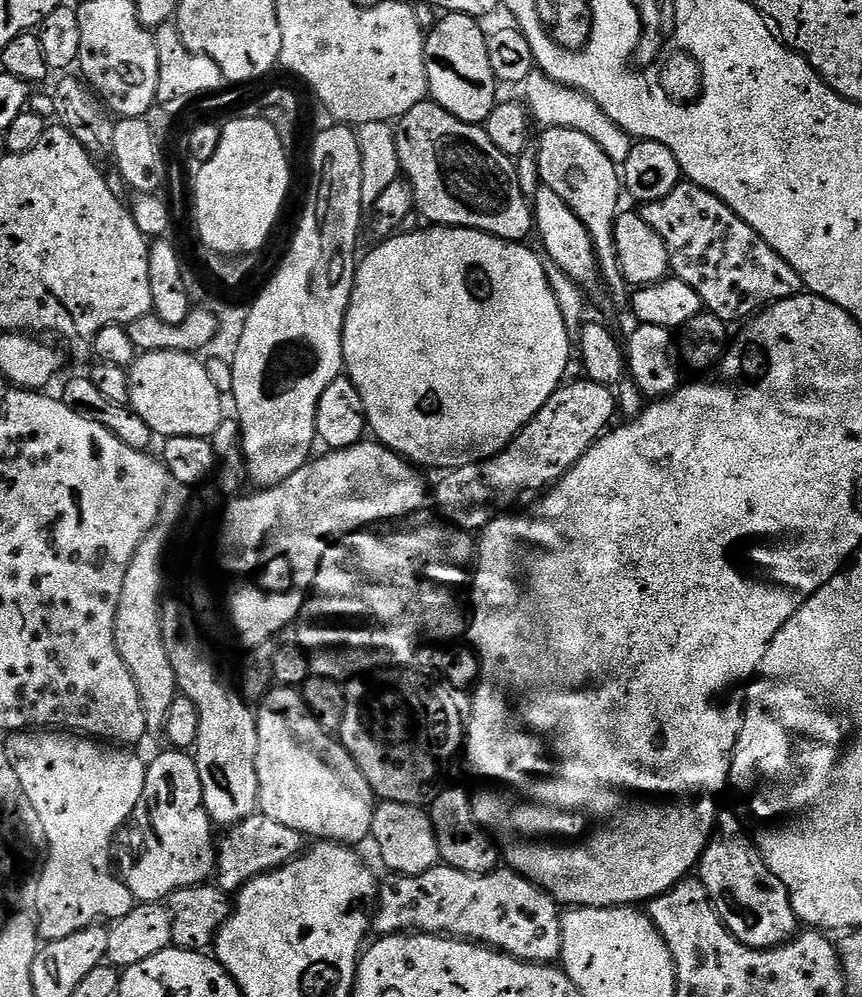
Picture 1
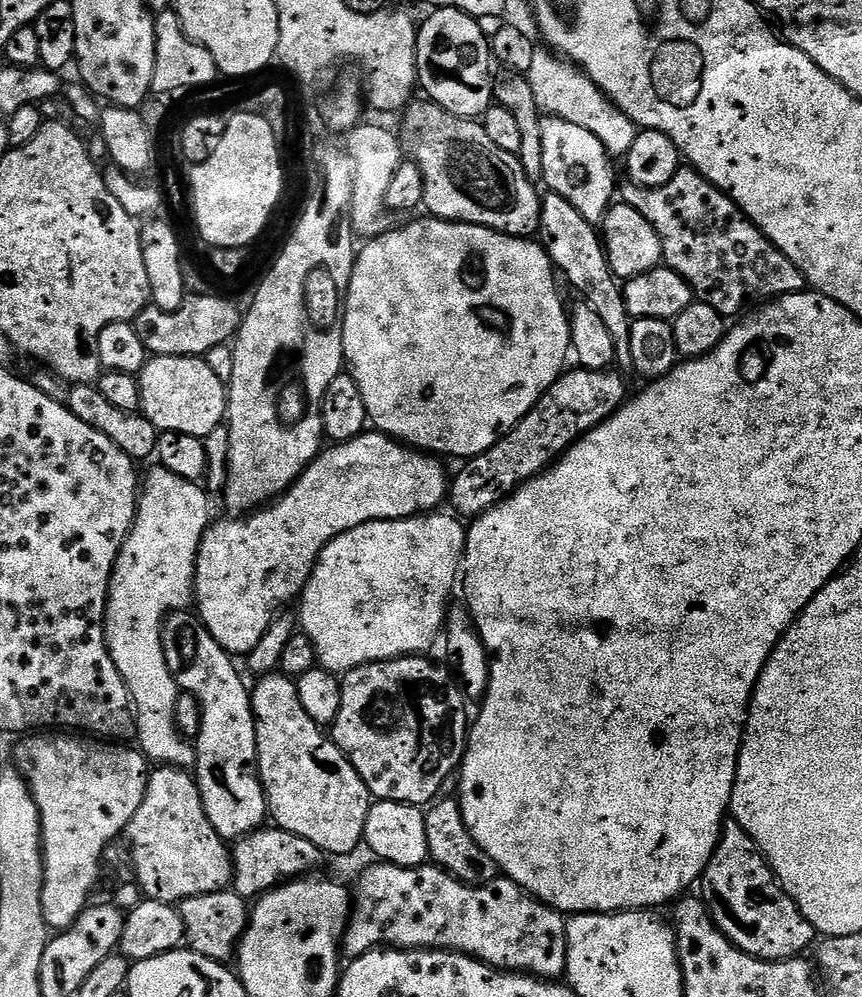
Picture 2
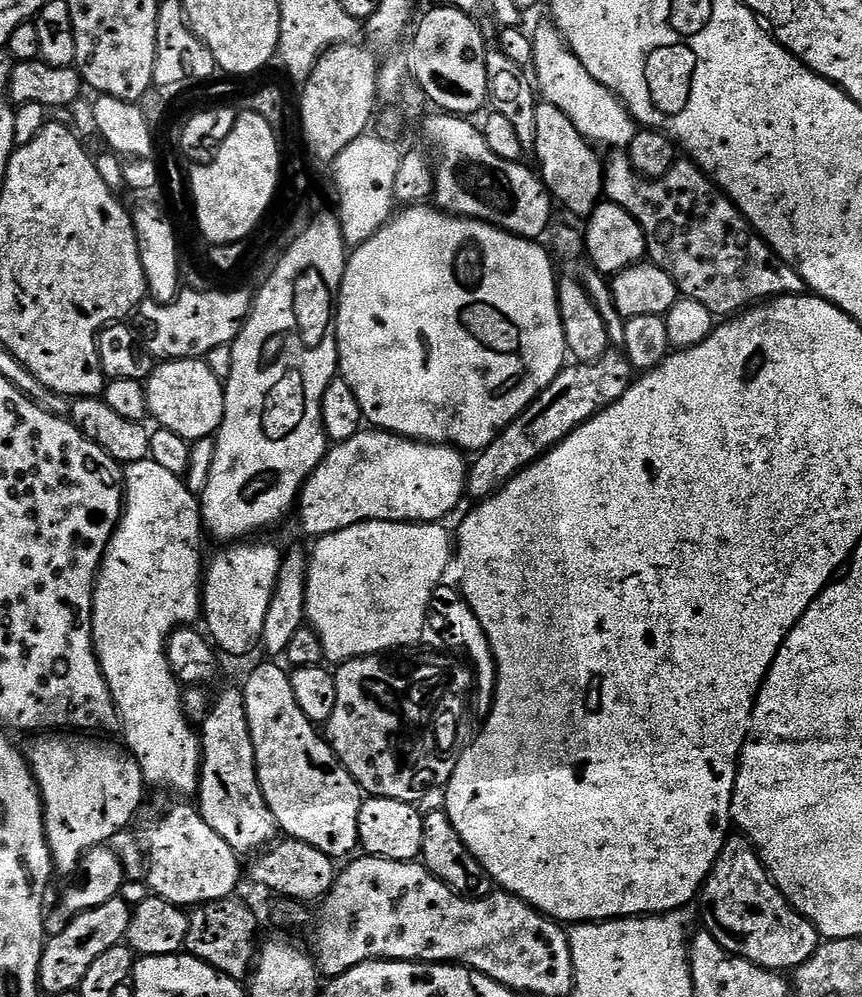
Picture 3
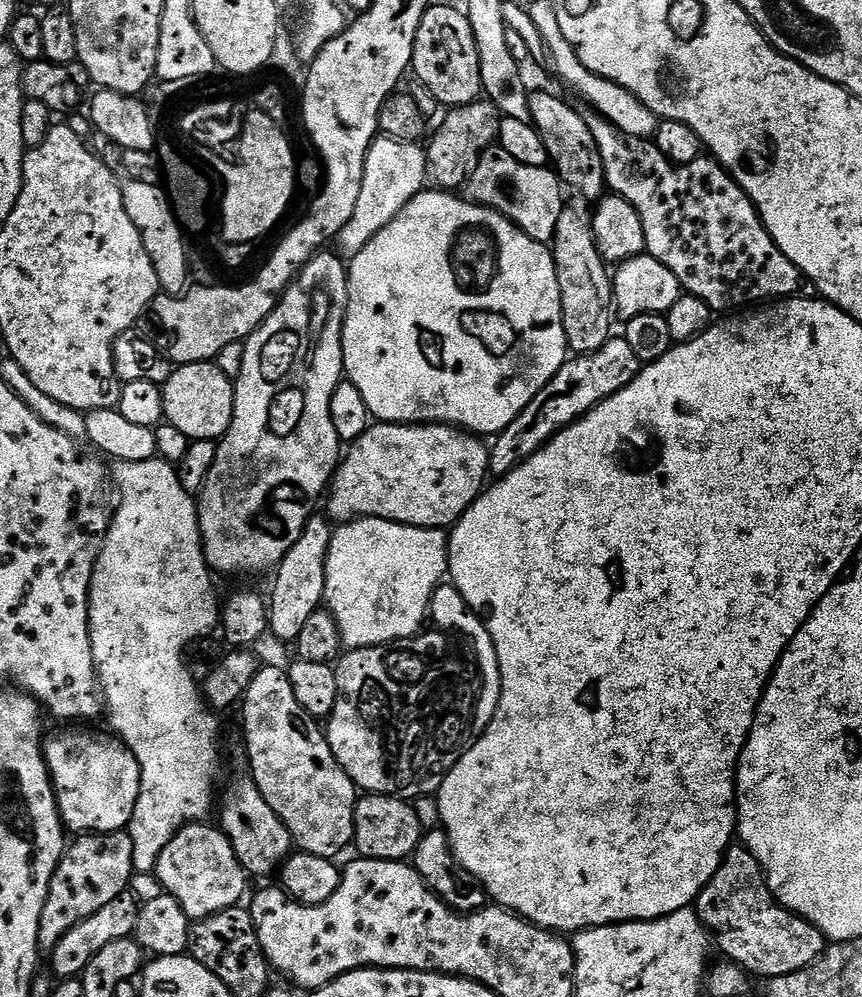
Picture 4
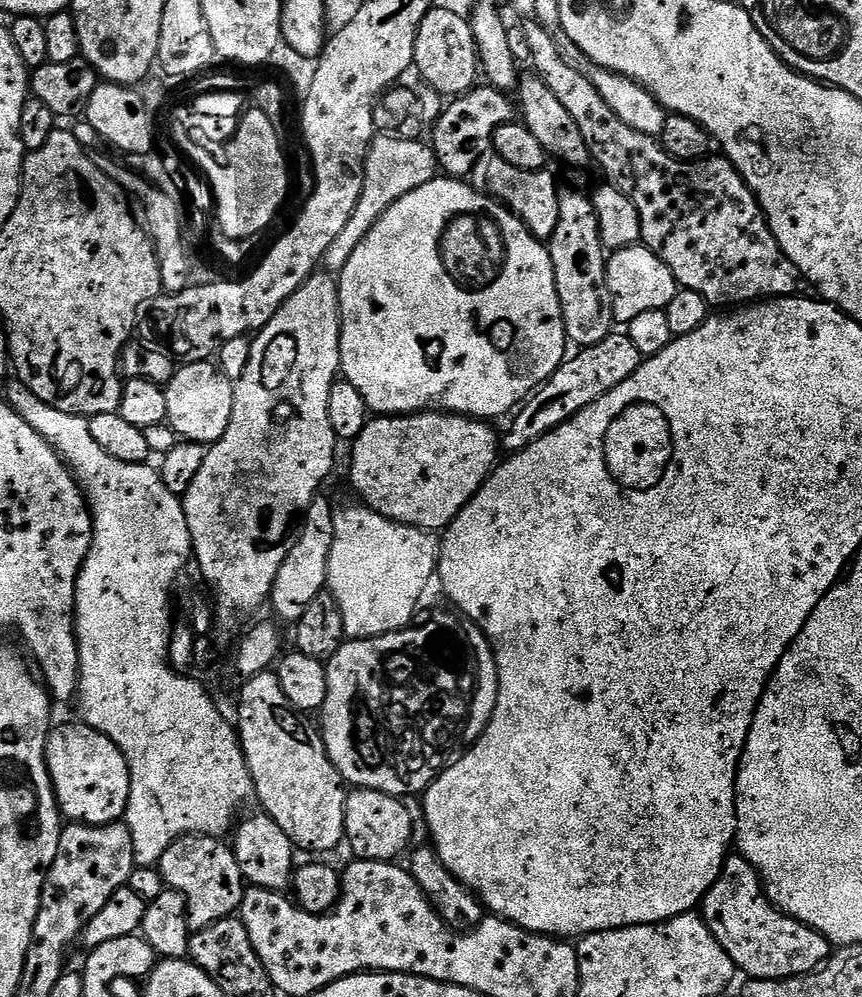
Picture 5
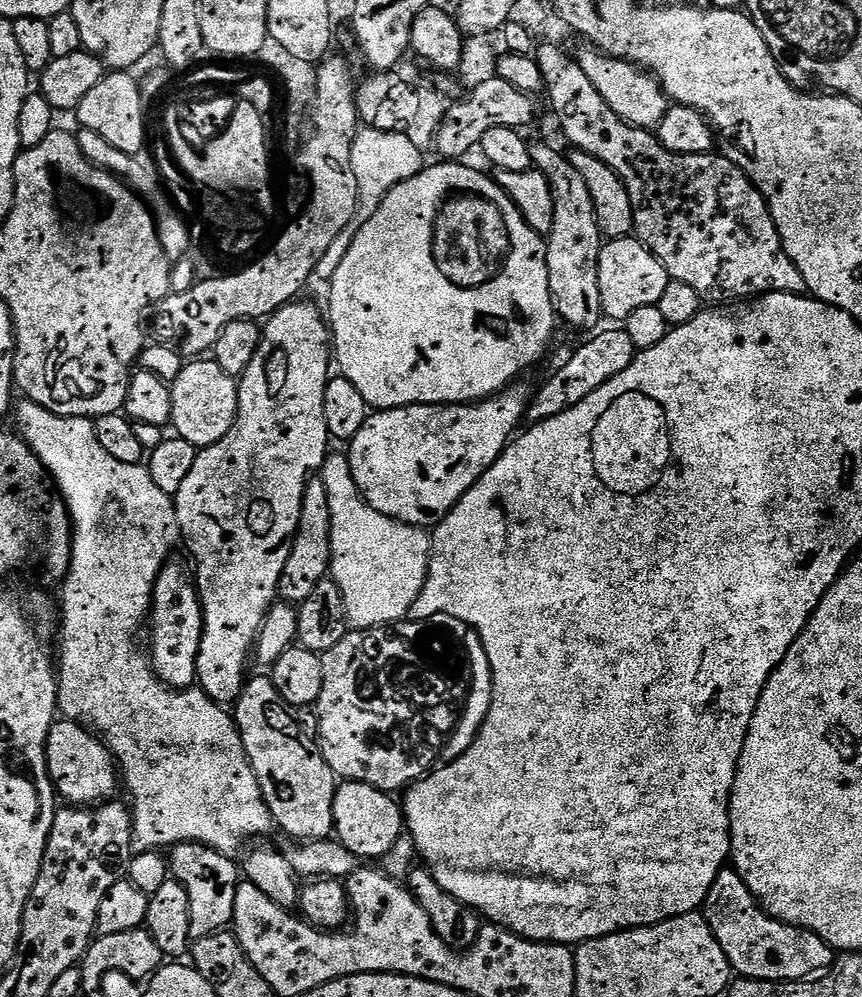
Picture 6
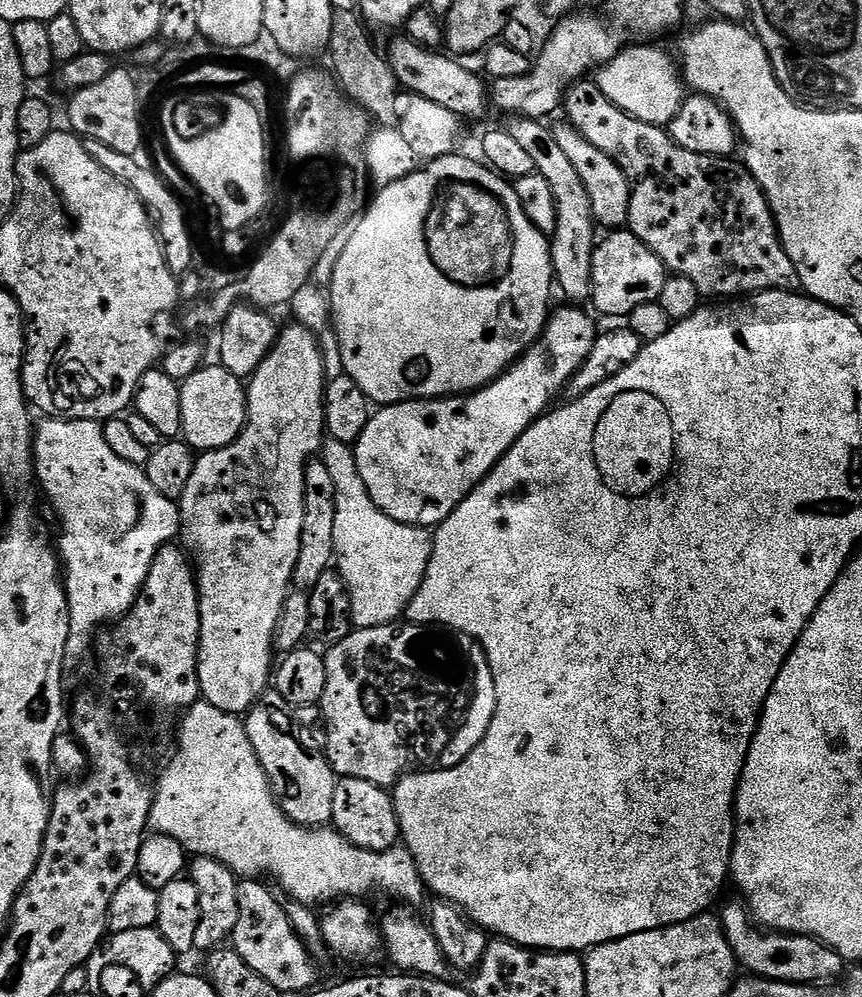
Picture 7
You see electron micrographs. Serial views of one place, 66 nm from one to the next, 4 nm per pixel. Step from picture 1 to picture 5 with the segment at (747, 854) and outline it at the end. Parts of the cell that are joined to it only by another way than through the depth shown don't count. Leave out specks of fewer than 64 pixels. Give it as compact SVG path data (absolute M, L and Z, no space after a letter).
M739 854L729 855L724 869L706 895L702 915L718 942L730 954L745 977L757 980L781 980L815 972L832 955L833 945L822 933L777 909L767 895L759 894L762 884L752 864Z

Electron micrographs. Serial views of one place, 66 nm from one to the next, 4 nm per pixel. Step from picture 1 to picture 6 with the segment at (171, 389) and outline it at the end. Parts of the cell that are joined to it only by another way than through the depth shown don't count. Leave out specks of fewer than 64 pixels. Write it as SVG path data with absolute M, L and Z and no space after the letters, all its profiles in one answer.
M196 358L185 363L180 376L170 384L172 389L172 422L179 439L203 450L217 444L236 424L240 390L237 381L212 358Z

